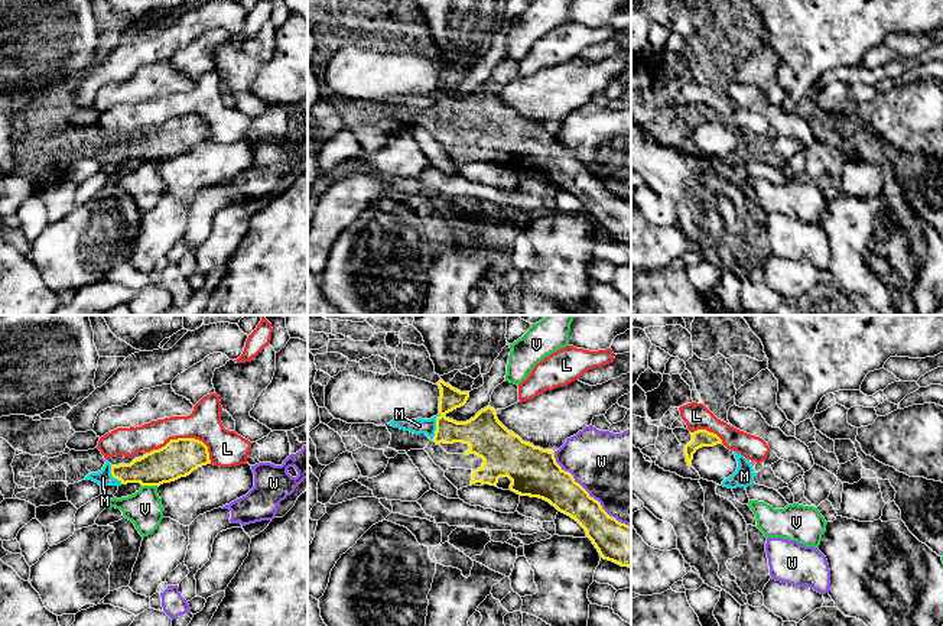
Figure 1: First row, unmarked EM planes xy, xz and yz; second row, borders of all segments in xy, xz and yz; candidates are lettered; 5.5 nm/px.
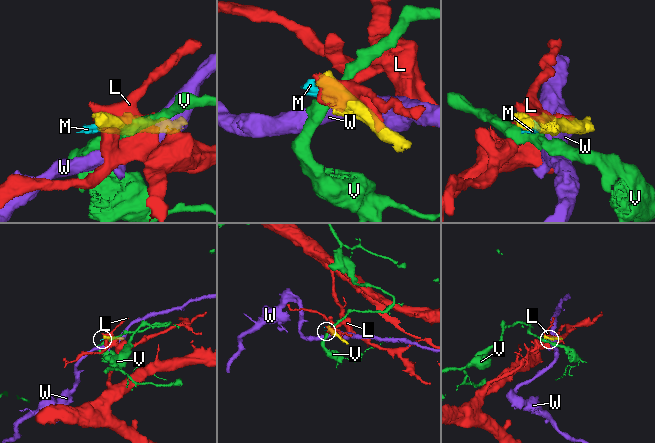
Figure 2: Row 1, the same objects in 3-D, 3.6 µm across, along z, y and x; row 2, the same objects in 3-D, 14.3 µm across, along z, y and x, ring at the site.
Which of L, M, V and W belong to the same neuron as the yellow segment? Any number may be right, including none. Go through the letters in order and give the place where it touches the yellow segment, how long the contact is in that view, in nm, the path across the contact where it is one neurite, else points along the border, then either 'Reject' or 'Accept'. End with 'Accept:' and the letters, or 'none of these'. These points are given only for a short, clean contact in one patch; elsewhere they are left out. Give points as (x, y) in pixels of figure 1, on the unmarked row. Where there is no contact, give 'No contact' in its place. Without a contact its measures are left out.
L: Touches yellow at xy (185, 114). Shared border 360 nm. Reject
M: Touches yellow at xz (436, 101). Shared border 160 nm. Path across: xz (480, 109), (455, 109), (436, 101), (419, 101). Accept
V: Touches yellow at xy (150, 161). Shared border 100 nm. Boundary: xy (142, 161), (158, 162). Reject
W: Touches yellow at xz (588, 171). Shared border 600 nm. Reject
Accept: M

